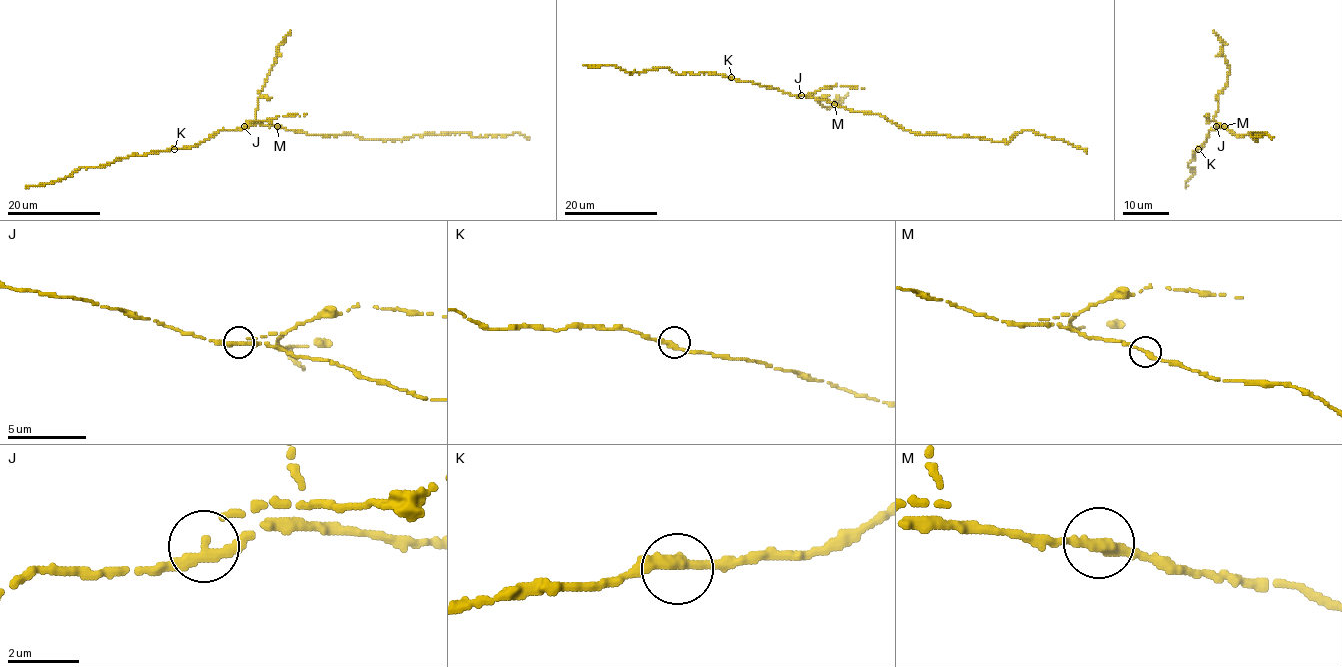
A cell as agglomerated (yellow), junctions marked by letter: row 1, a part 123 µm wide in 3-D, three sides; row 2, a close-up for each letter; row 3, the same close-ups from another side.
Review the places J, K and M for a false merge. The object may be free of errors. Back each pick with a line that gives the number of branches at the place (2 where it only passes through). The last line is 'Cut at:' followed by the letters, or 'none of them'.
J: 2
Cut at: J

